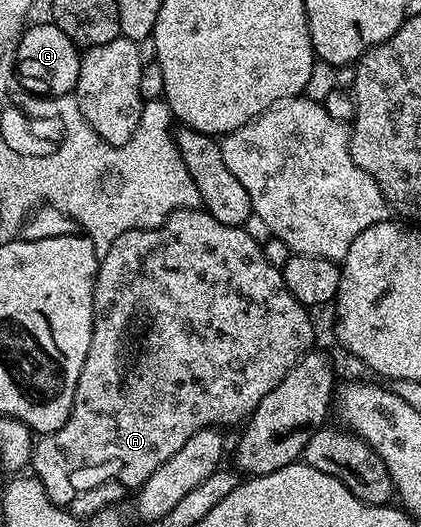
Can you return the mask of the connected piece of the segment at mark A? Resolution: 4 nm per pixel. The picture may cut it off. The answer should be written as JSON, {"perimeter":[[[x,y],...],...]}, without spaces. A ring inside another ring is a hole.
{"perimeter":[[[203,208],[176,209],[160,225],[152,229],[128,230],[114,239],[104,258],[100,259],[100,268],[96,271],[96,286],[92,300],[92,338],[90,351],[86,355],[86,363],[82,363],[82,375],[78,375],[78,383],[74,391],[74,403],[70,407],[70,415],[62,427],[53,433],[45,433],[35,442],[30,462],[31,472],[42,483],[46,495],[55,505],[71,506],[76,498],[76,472],[79,469],[100,469],[104,465],[103,476],[121,481],[129,490],[135,491],[174,455],[174,451],[182,448],[182,443],[203,429],[225,427],[247,422],[258,403],[286,379],[291,369],[303,359],[304,354],[313,348],[312,340],[316,337],[316,329],[312,326],[309,306],[298,303],[294,295],[290,295],[290,287],[286,287],[284,274],[279,264],[272,265],[270,258],[264,254],[265,246],[255,241],[244,227],[218,223],[214,215],[204,212]]]}

